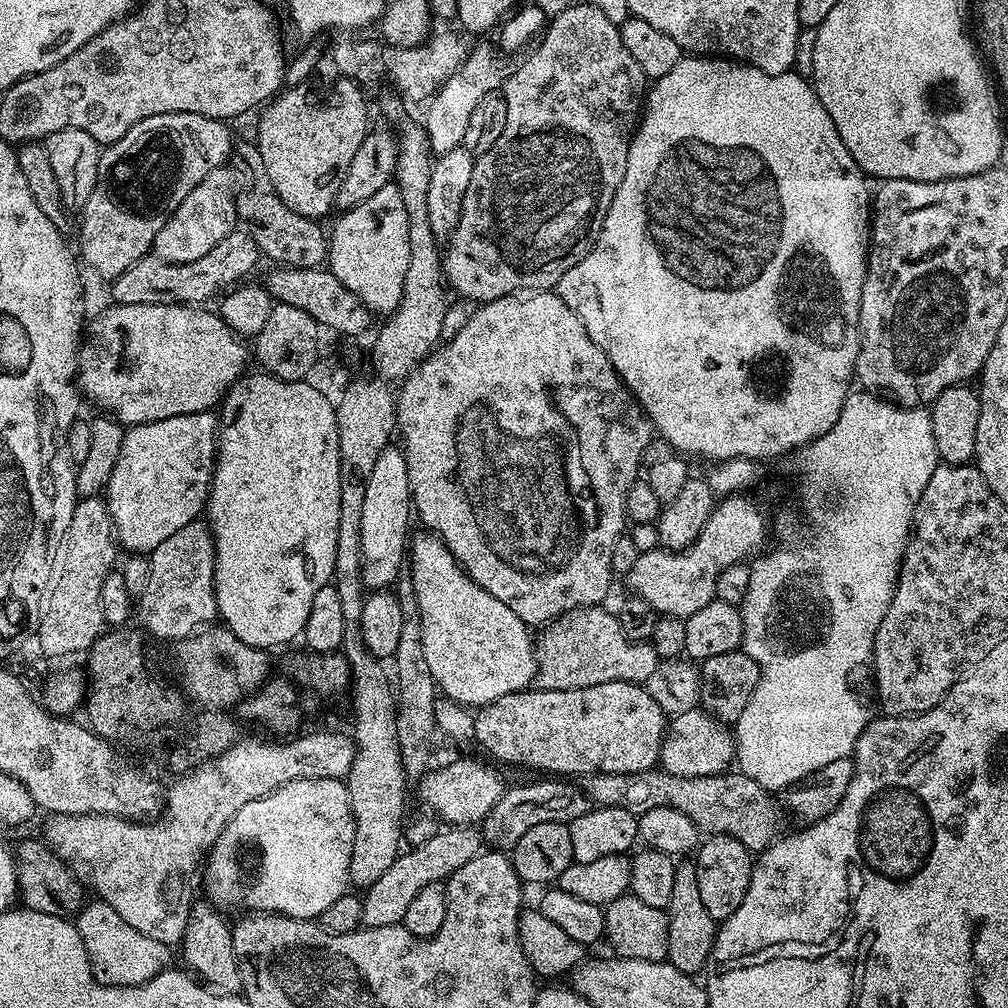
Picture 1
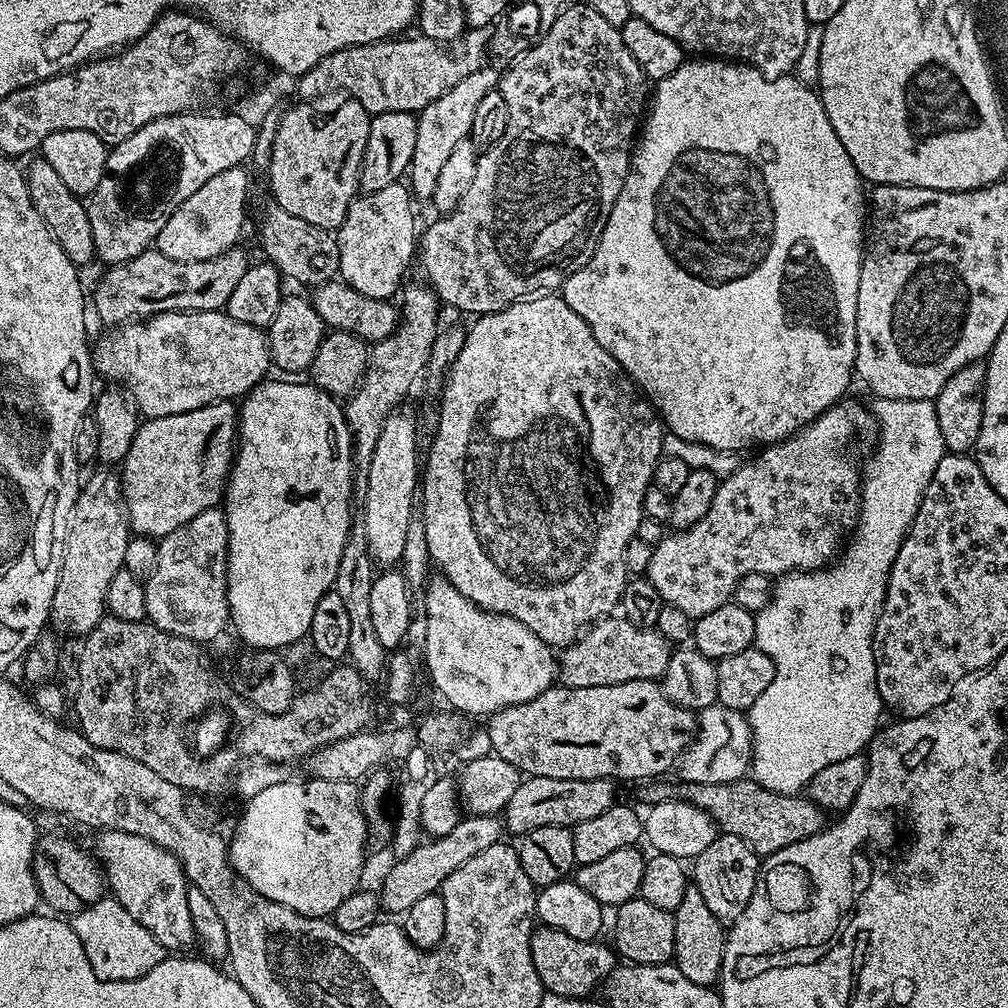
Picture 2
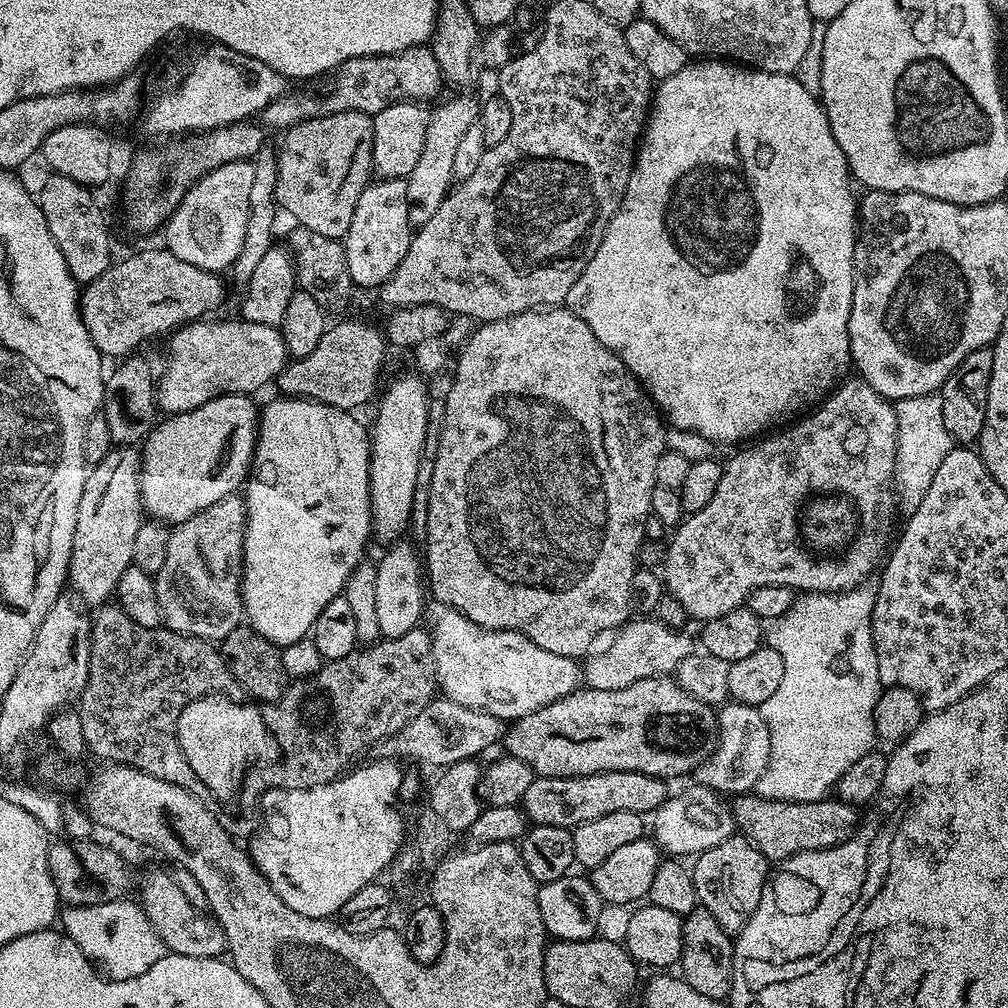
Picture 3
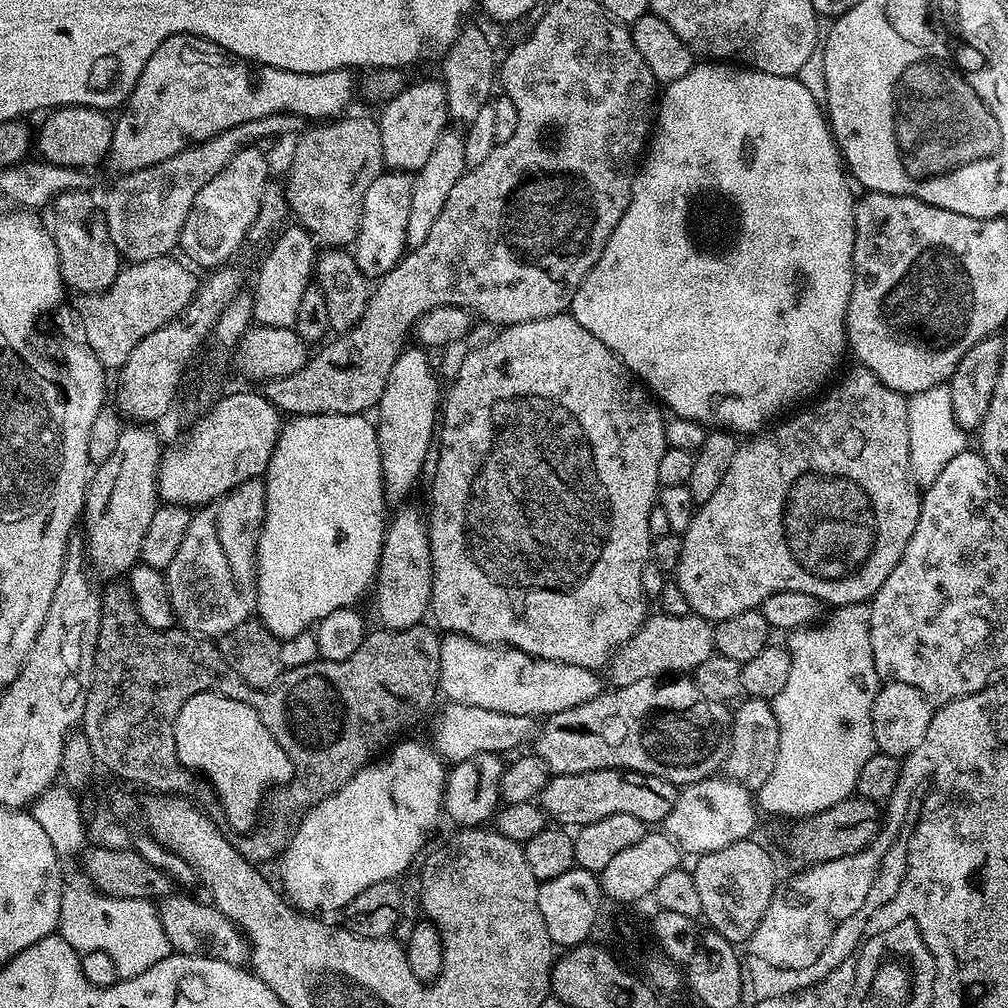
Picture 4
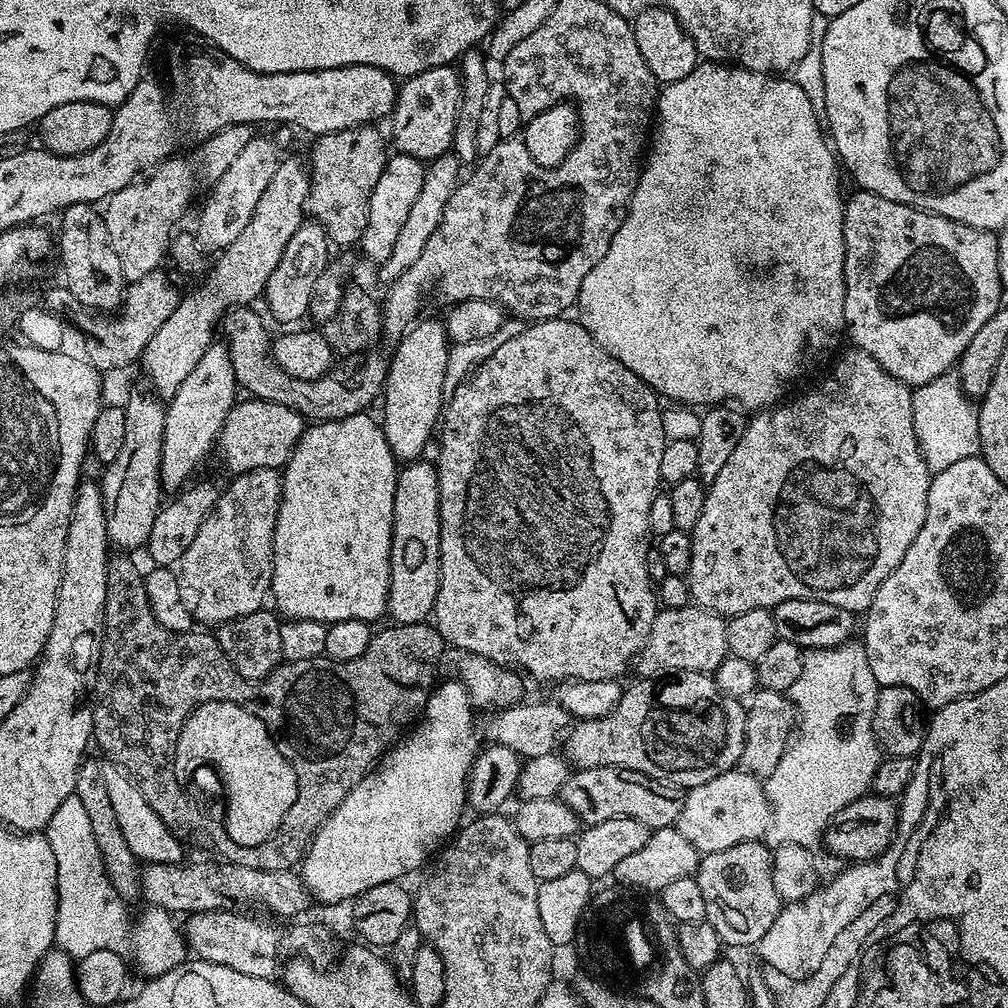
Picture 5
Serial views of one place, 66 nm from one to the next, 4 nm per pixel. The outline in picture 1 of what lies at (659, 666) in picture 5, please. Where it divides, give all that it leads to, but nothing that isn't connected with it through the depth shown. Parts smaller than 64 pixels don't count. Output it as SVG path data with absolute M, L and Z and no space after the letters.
M593 606L591 608L576 608L559 616L543 629L538 636L536 659L538 671L534 681L537 689L546 690L578 690L586 686L602 686L602 682L630 682L643 685L650 674L654 674L658 657L651 643L642 640L632 640L622 630L619 619L607 612L607 607Z

